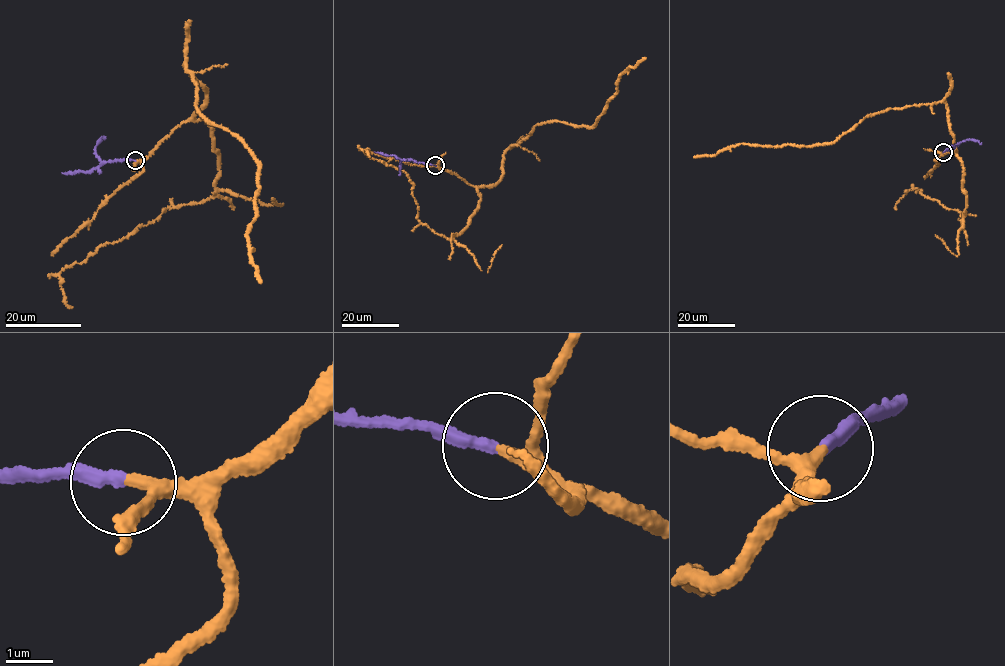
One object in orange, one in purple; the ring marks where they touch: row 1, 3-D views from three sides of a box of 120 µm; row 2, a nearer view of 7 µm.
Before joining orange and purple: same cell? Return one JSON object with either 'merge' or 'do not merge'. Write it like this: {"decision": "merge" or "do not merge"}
{"decision": "merge"}

